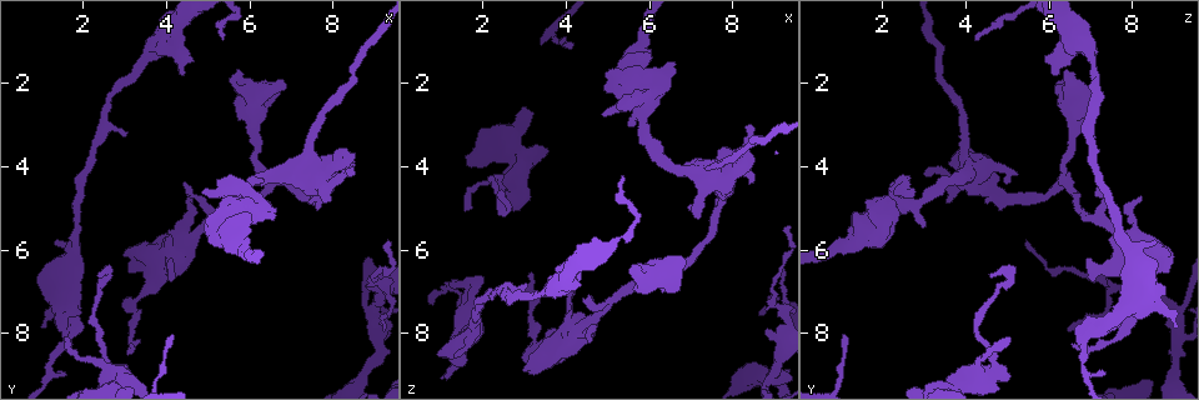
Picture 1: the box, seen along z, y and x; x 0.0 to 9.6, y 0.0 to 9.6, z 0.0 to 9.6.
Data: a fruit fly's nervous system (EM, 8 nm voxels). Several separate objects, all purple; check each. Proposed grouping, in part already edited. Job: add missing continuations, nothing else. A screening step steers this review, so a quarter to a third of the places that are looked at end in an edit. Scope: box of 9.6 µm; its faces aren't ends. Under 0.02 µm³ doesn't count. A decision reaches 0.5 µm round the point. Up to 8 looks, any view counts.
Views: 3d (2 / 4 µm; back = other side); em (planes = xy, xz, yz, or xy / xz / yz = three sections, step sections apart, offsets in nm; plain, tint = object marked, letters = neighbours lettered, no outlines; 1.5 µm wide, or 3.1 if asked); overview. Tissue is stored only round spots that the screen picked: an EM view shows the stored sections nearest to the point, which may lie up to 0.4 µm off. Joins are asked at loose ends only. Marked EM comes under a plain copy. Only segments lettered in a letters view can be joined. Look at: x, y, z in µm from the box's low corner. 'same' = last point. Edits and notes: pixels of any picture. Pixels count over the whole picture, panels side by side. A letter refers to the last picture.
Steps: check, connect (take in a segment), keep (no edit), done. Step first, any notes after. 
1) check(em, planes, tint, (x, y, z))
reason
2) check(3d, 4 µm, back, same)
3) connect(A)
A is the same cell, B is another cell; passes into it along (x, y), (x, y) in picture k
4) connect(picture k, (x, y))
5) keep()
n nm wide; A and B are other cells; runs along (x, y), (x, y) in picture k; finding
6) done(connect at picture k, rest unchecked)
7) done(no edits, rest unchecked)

check(3d, 4 µm, (3.20, 6.50, 8.90))
an open end

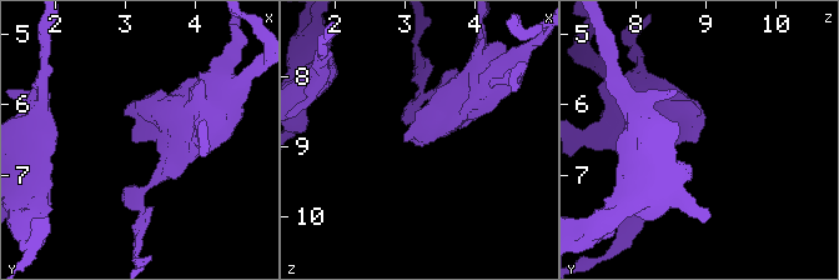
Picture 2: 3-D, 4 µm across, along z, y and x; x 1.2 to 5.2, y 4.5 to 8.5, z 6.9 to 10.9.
check(em, yz, step 4, letters, (3.10, 6.55, 8.85))

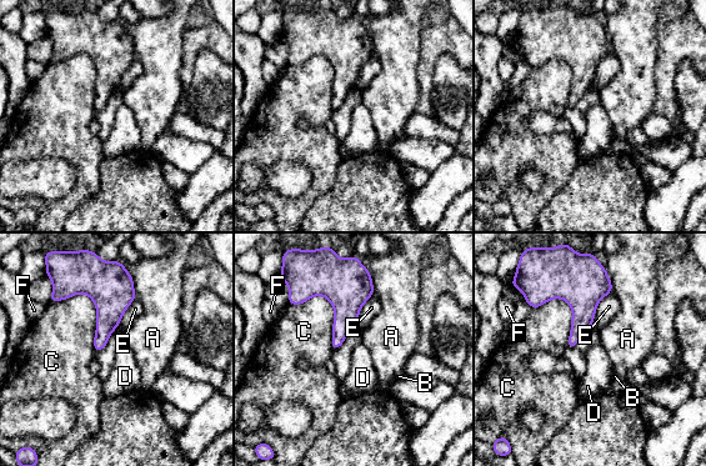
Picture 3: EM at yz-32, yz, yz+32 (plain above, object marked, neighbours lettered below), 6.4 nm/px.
check(em, planes, letters, same)
cut it another way

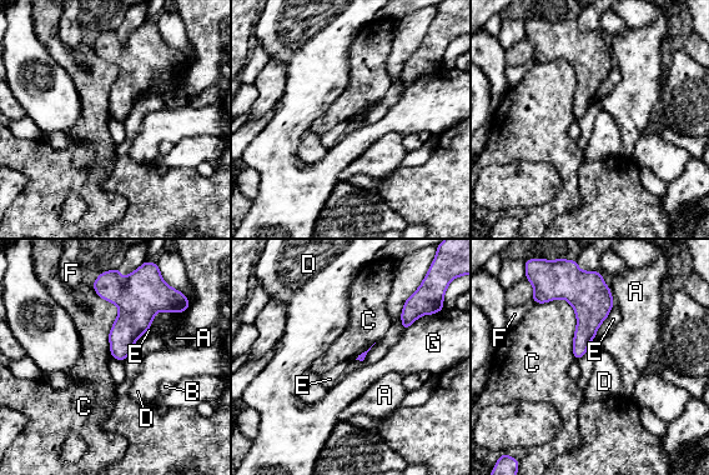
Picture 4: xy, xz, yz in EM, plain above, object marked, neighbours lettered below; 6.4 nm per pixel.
keep()
A, B, C, D, E, F and G are other cells; border along (537, 303), (572, 306), (576, 359) in picture 4; none of them fits

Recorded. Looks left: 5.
check(em, planes, letters, (1.00, 7.80, 9.10))
branch stops here

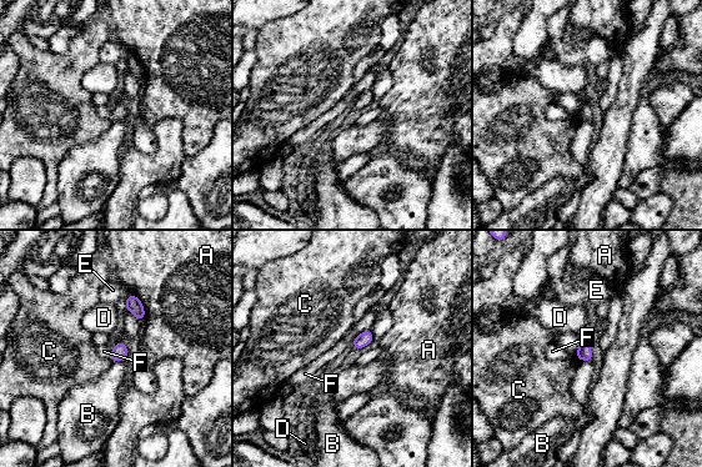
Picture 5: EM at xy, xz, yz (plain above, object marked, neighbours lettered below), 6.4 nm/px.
keep()
A, B, C, D, E and F are other cells; border along (111, 350), (109, 357) in picture 5; none of them fits

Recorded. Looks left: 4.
check(em, planes, letters, (3.00, 3.15, 6.85))
thin end

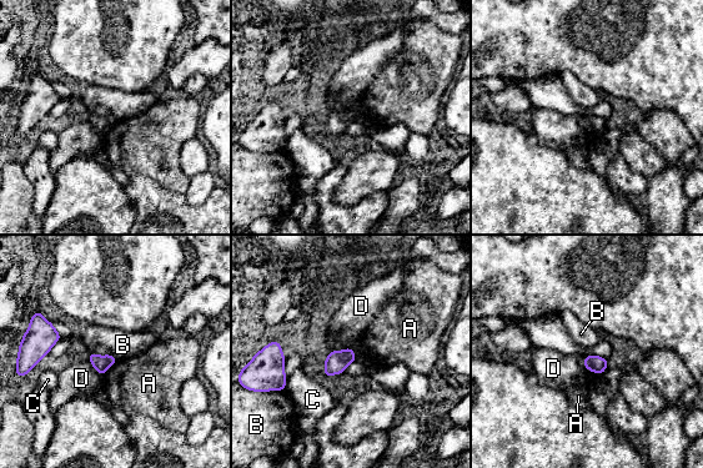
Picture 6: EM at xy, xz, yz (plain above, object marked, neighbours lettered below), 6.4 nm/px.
keep()
A, B, C and D are other cells; no lettered segment goes on from it

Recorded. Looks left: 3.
done(no edits, rest unchecked)

